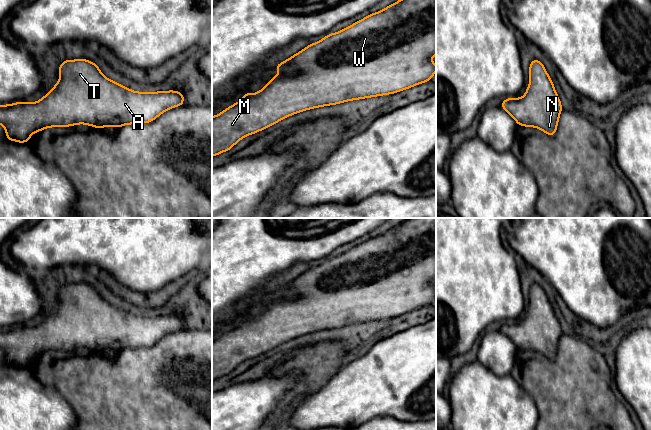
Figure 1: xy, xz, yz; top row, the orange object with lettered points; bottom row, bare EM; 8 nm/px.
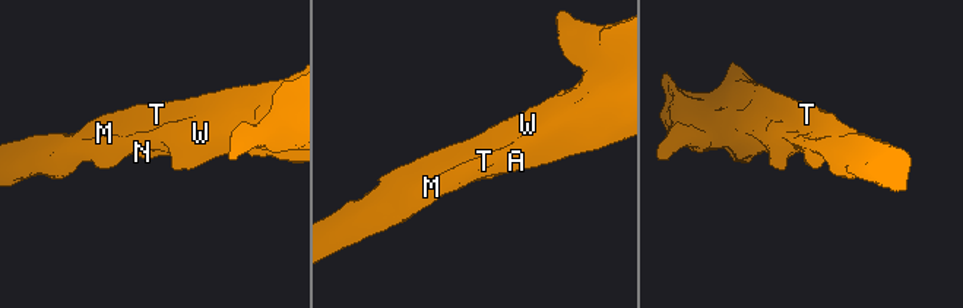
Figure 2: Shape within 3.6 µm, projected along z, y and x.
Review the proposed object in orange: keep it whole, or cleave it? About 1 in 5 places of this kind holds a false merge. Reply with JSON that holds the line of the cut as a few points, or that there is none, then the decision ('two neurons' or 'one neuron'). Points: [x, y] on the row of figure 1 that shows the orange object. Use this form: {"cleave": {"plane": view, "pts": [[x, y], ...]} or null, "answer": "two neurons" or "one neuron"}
{"cleave": null, "answer": "one neuron"}

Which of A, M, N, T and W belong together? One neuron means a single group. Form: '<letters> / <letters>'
A M N T W

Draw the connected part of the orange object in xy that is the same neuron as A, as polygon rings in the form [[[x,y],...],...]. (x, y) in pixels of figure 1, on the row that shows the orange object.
[[[64,60],[59,69],[59,82],[39,101],[26,103],[24,101],[0,105],[0,124],[6,129],[6,139],[19,143],[28,143],[35,132],[48,127],[70,127],[71,125],[87,124],[96,128],[105,126],[122,127],[127,124],[150,123],[164,111],[184,105],[184,95],[175,90],[157,91],[155,93],[135,92],[127,87],[106,78],[99,67],[87,60]]]

